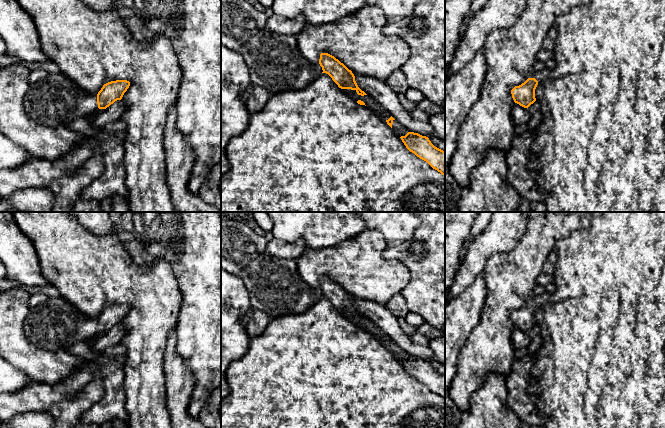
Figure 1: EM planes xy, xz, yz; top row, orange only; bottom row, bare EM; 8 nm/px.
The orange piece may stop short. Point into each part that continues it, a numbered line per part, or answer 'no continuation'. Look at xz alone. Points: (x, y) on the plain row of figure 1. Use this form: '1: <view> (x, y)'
1: xz (275, 286)

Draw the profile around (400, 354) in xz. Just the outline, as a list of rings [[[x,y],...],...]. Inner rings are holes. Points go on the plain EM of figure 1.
[[[393,344],[392,353],[399,361],[405,360],[409,355],[401,349],[397,344]]]

